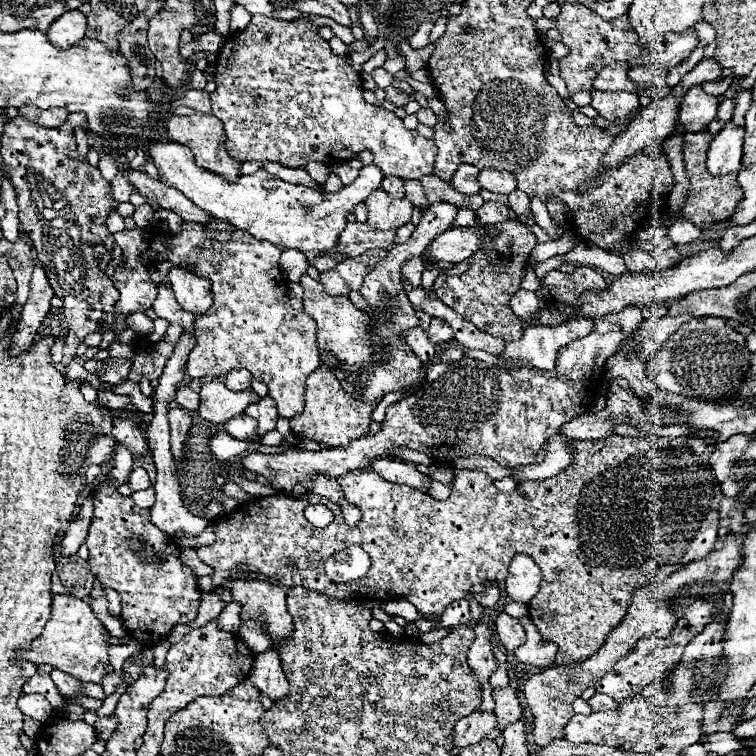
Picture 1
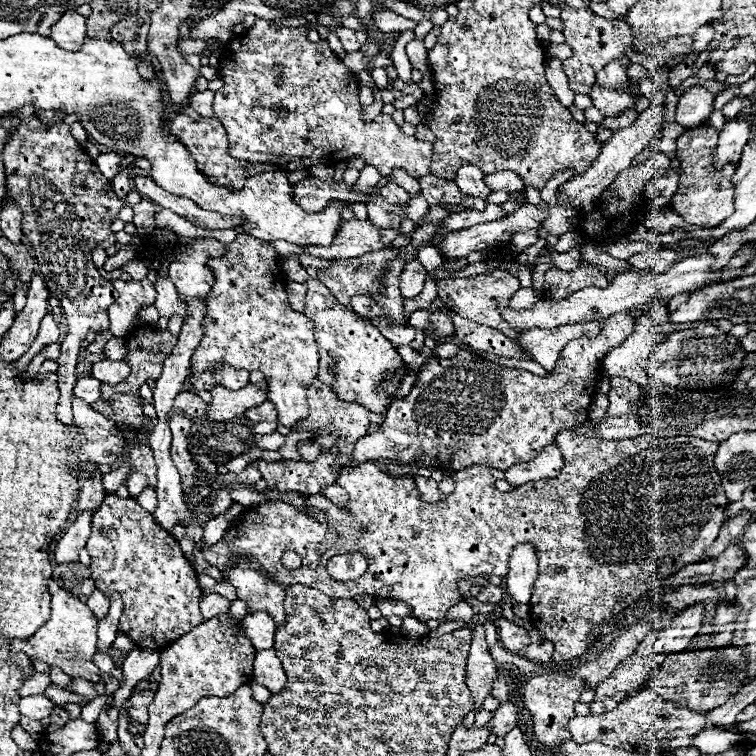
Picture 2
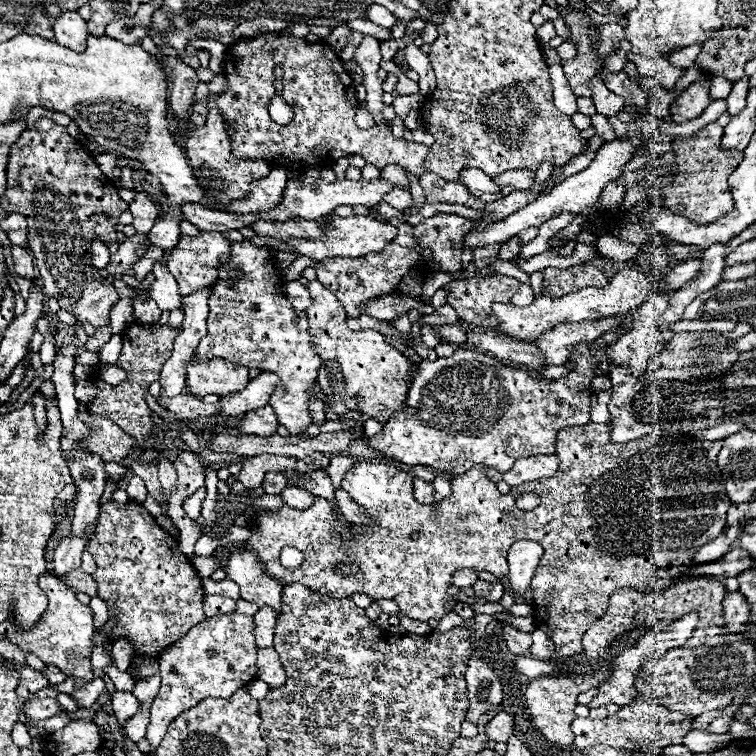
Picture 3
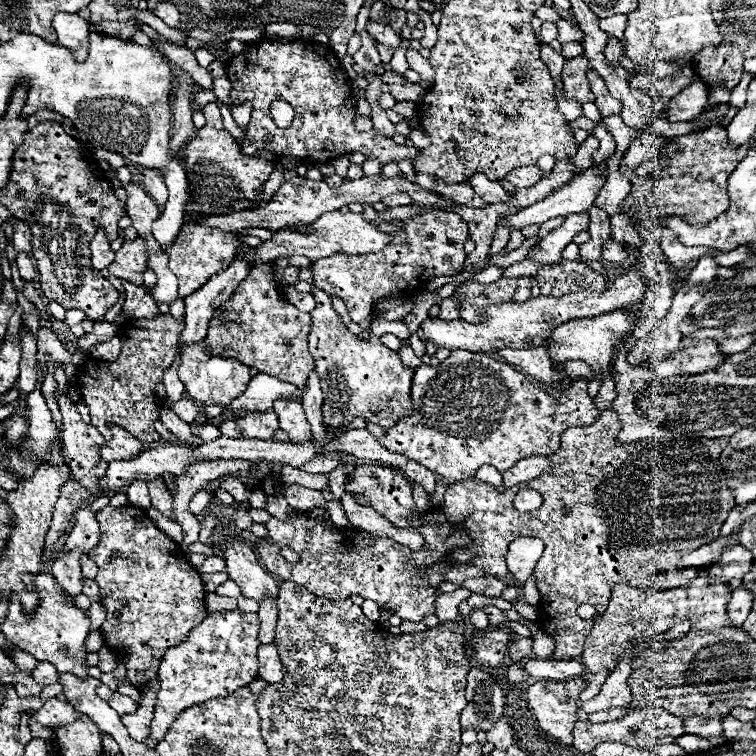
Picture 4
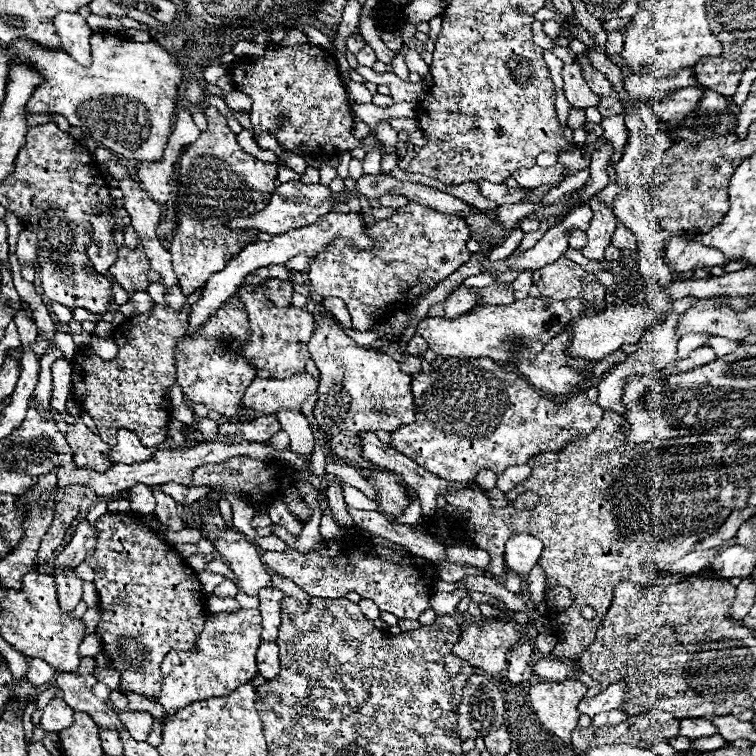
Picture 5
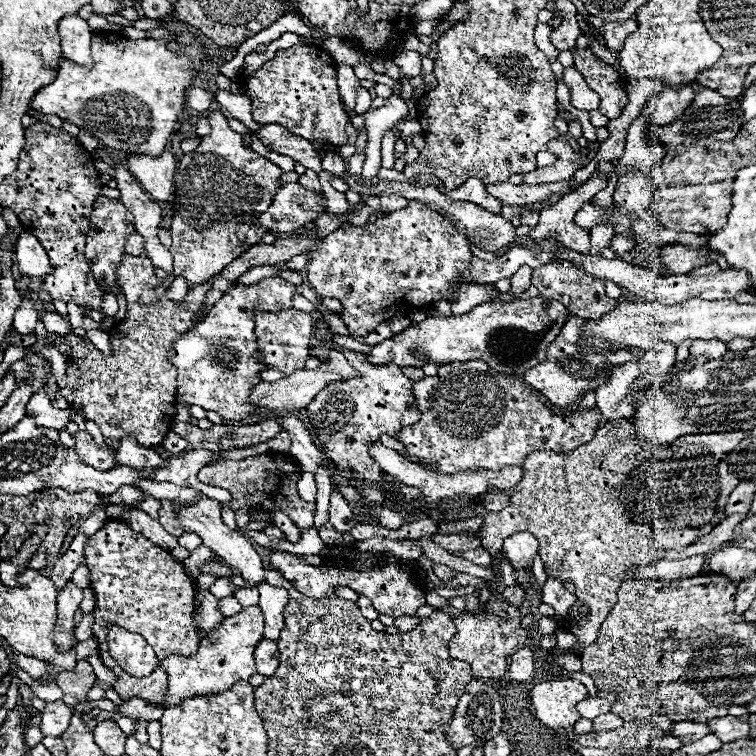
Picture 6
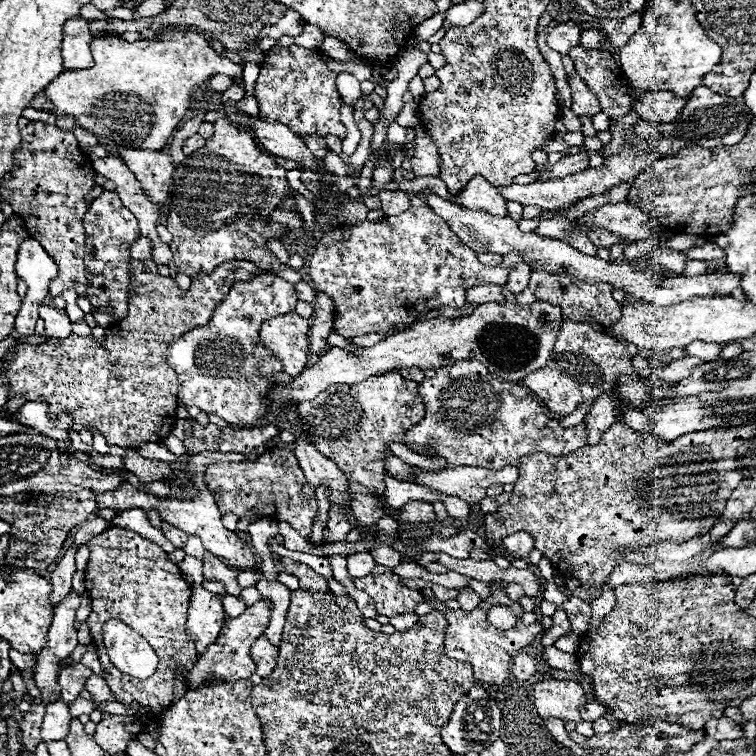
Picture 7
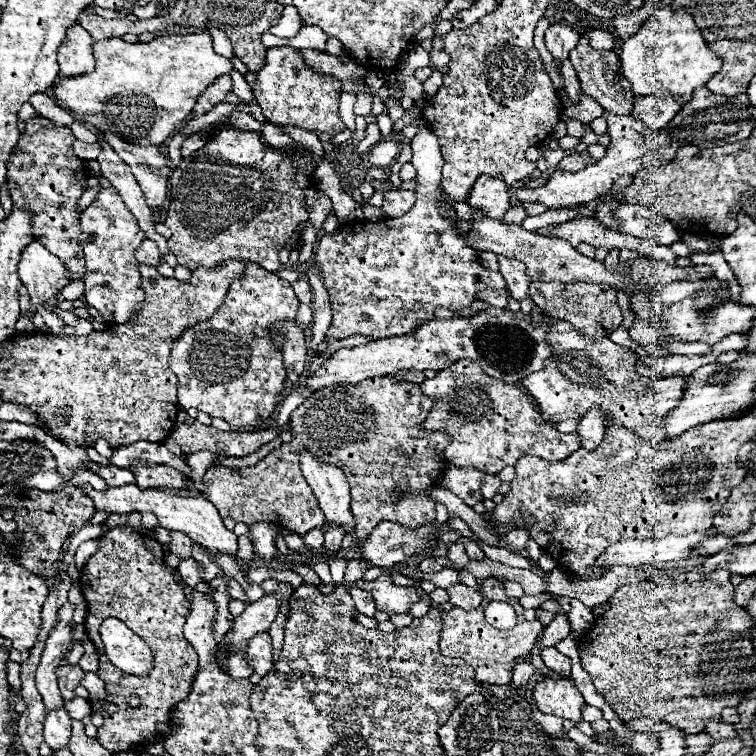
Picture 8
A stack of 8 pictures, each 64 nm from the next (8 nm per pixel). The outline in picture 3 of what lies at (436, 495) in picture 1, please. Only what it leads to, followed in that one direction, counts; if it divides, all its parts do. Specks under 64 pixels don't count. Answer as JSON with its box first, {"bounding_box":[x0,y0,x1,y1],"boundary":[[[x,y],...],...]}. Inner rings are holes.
{"bounding_box":[414,480,434,504],"boundary":[[[414,480],[414,496],[420,504],[432,504],[434,502],[434,486],[432,484],[428,484],[428,482],[424,482],[424,480]]]}

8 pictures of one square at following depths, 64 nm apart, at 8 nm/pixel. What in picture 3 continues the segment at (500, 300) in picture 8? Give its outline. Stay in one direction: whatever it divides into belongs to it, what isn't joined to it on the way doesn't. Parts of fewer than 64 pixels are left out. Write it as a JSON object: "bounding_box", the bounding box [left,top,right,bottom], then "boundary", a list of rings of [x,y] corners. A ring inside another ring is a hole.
{"bounding_box":[420,304,460,326],"boundary":[[[444,304],[442,308],[436,310],[436,314],[424,316],[424,318],[420,320],[420,324],[422,324],[422,326],[424,326],[424,324],[454,324],[454,322],[458,322],[458,320],[460,320],[460,318],[458,318],[456,310],[454,310],[452,306],[448,306],[448,304]]]}

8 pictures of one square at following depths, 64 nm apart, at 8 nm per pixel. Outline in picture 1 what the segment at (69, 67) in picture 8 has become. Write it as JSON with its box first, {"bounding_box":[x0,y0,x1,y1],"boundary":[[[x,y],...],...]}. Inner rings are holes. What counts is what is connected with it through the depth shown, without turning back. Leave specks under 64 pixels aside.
{"bounding_box":[48,10,86,50],"boundary":[[[70,10],[52,22],[48,38],[50,42],[54,42],[54,46],[66,50],[72,48],[76,42],[80,42],[84,38],[84,32],[86,32],[86,16],[78,10]]]}

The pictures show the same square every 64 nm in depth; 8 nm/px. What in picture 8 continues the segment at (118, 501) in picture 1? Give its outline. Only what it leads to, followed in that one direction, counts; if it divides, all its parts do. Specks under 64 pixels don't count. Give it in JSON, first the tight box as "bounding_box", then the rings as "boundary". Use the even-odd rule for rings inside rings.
{"bounding_box":[80,526,198,754],"boundary":[[[116,526],[108,534],[104,534],[100,538],[100,550],[92,554],[86,566],[80,570],[80,588],[88,606],[84,628],[100,654],[100,666],[96,674],[106,684],[106,698],[96,700],[94,696],[88,696],[88,702],[92,704],[92,710],[100,712],[100,716],[104,718],[104,726],[98,730],[96,740],[112,754],[130,752],[150,742],[164,740],[160,736],[174,734],[172,712],[176,704],[186,700],[192,692],[192,684],[198,672],[198,654],[182,634],[190,604],[186,602],[186,596],[176,584],[172,572],[174,568],[164,566],[162,544],[146,534],[136,532],[132,526]],[[106,618],[122,620],[150,646],[154,668],[148,674],[126,674],[110,664],[98,634],[98,628]],[[130,696],[140,696],[142,706],[126,706],[126,700]],[[102,702],[116,704],[118,712],[104,710]]]}

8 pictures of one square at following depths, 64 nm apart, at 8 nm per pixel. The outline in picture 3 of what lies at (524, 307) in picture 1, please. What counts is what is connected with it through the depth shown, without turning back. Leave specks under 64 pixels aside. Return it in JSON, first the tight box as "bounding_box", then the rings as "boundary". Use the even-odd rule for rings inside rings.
{"bounding_box":[512,284,534,306],"boundary":[[[520,284],[518,292],[512,296],[512,304],[516,306],[528,306],[532,300],[534,300],[534,294],[532,294],[530,284]]]}

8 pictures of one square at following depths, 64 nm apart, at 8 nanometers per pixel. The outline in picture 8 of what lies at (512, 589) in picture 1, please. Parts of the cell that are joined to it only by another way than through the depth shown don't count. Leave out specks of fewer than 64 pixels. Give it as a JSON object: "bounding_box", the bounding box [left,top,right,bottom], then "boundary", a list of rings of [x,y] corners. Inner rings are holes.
{"bounding_box":[504,528,530,552],"boundary":[[[514,528],[514,530],[508,530],[508,532],[504,534],[504,544],[506,544],[508,550],[512,550],[512,552],[522,552],[528,538],[530,538],[528,530],[524,530],[524,528]]]}

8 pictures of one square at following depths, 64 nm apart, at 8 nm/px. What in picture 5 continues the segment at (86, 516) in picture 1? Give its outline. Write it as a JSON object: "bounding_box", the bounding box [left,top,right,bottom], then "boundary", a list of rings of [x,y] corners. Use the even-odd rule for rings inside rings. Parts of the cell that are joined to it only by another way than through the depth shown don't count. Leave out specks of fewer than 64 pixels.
{"bounding_box":[56,570,82,614],"boundary":[[[66,570],[56,574],[56,586],[58,586],[60,610],[72,614],[76,604],[82,600],[82,580],[74,576],[74,570]]]}

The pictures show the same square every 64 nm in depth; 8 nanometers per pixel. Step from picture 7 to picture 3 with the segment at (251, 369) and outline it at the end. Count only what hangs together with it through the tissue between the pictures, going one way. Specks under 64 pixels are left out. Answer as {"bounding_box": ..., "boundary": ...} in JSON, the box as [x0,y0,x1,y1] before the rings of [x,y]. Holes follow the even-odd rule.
{"bounding_box":[186,354,248,398],"boundary":[[[194,354],[186,364],[186,384],[196,398],[204,398],[208,394],[222,398],[242,392],[248,382],[248,368],[228,360],[200,360]]]}

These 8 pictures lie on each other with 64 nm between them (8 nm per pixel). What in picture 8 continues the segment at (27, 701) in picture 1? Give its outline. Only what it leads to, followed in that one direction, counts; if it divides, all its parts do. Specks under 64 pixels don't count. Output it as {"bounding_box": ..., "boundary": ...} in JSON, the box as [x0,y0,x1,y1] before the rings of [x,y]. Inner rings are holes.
{"bounding_box":[44,708,72,750],"boundary":[[[64,708],[48,712],[46,722],[44,722],[44,742],[52,750],[66,748],[72,736],[72,726],[70,726],[70,716]]]}

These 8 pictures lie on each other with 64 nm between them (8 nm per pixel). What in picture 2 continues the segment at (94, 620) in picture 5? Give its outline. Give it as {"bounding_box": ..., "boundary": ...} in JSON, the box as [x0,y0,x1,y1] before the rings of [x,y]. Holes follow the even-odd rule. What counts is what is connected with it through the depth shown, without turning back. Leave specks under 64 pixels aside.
{"bounding_box":[86,590,110,620],"boundary":[[[98,590],[88,598],[86,604],[90,606],[90,610],[94,612],[94,616],[96,616],[98,620],[102,620],[102,618],[108,614],[108,608],[110,608],[108,598],[106,598],[102,592],[98,592]]]}

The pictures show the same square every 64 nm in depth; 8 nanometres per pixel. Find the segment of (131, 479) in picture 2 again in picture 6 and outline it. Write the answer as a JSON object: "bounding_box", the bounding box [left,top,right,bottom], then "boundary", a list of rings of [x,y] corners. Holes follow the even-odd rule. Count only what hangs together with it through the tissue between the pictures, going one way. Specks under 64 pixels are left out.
{"bounding_box":[136,496,160,520],"boundary":[[[148,496],[144,502],[140,502],[138,506],[136,506],[138,510],[144,510],[144,512],[148,512],[154,520],[158,520],[158,512],[160,512],[160,502],[156,500],[156,498],[152,498],[152,496]]]}

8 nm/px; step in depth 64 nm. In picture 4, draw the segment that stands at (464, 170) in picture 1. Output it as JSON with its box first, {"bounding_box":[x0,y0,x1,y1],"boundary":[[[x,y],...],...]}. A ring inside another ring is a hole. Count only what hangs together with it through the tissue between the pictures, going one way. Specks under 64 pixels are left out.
{"bounding_box":[468,174,512,204],"boundary":[[[474,174],[468,182],[474,186],[474,192],[476,192],[478,196],[482,196],[488,204],[508,202],[508,200],[512,198],[512,194],[506,192],[506,190],[500,186],[500,182],[488,180],[484,174]]]}

